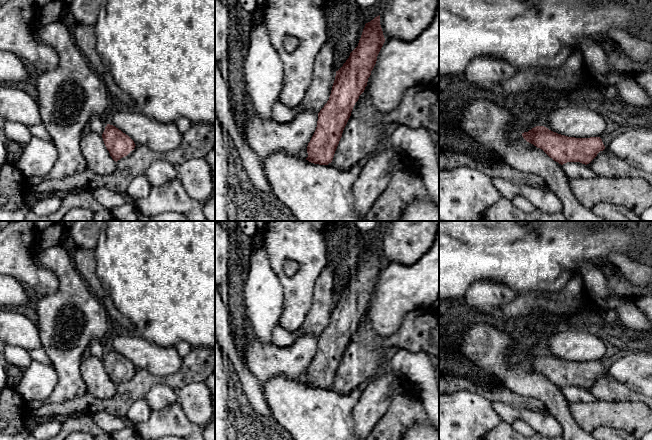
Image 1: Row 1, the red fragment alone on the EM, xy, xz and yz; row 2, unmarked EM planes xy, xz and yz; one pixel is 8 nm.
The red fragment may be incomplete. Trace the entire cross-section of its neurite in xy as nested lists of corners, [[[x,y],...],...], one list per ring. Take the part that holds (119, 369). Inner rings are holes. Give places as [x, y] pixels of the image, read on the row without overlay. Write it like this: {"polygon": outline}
{"polygon": [[[110,348],[105,351],[102,362],[110,380],[116,386],[127,380],[136,370],[128,359]]]}

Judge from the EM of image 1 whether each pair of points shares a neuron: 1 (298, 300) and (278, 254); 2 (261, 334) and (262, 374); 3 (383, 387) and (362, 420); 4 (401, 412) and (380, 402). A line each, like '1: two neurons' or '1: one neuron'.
1: one neuron
2: two neurons
3: one neuron
4: two neurons

